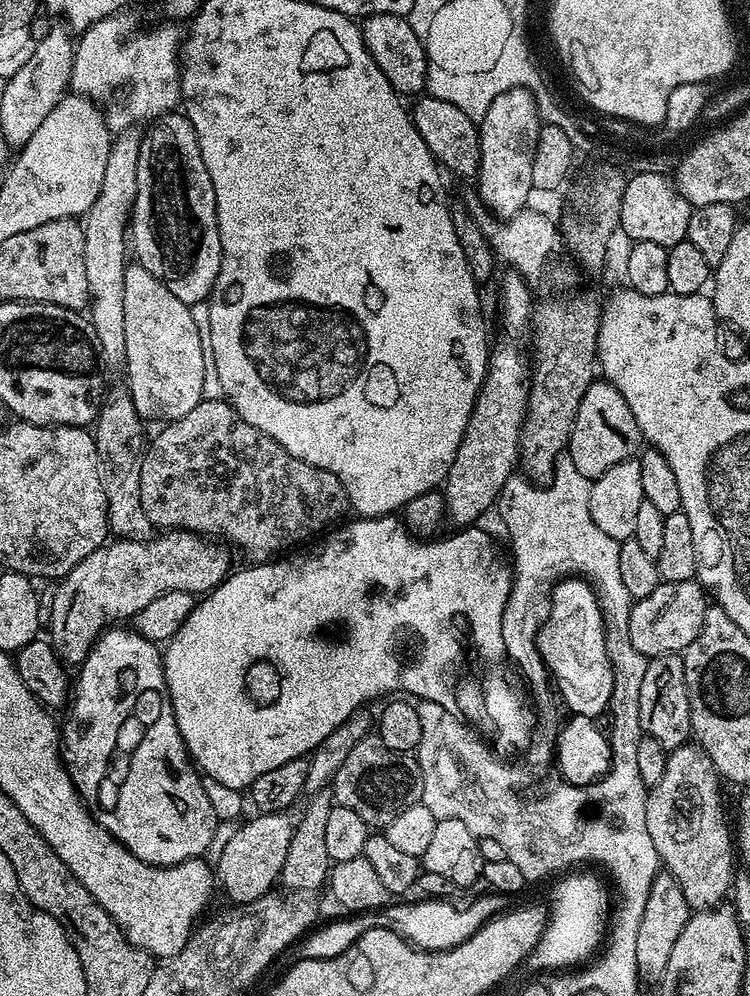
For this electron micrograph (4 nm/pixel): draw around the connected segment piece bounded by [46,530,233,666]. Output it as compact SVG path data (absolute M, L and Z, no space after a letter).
M164 530L156 535L151 538L116 538L111 542L105 542L86 558L82 558L82 562L78 562L74 570L59 577L57 584L60 585L52 596L52 613L49 616L47 613L46 616L46 628L52 631L50 643L65 665L83 664L84 659L96 644L97 638L109 626L127 621L124 620L127 616L128 619L134 618L142 610L142 606L150 606L150 602L154 602L156 596L166 594L170 590L207 594L217 588L233 567L231 554L223 548L225 545L215 539L205 538L201 533L187 530Z

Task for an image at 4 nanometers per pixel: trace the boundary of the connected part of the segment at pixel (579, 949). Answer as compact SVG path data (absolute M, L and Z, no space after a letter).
M588 870L567 873L554 882L557 883L550 892L550 904L546 906L543 934L528 955L527 968L536 972L566 970L584 959L587 961L601 947L610 914L608 894L598 877L584 871Z

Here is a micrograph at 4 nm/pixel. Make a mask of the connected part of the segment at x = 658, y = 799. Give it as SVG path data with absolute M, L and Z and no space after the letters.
M695 742L682 744L671 749L666 758L666 770L656 784L651 785L644 802L646 814L646 830L654 842L654 850L660 855L661 865L682 886L682 894L686 898L689 909L703 910L717 907L720 900L729 895L734 871L734 836L728 833L728 824L724 821L724 800L720 797L722 777L717 772L714 762L703 748Z

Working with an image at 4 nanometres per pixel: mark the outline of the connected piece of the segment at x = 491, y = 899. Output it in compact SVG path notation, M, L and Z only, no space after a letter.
M499 894L487 895L478 897L473 904L468 904L465 908L455 908L454 905L448 904L452 902L444 898L420 898L417 904L396 902L390 908L390 913L392 912L390 927L417 949L426 952L447 952L448 949L457 948L459 944L466 942L493 916L505 911L505 897Z

